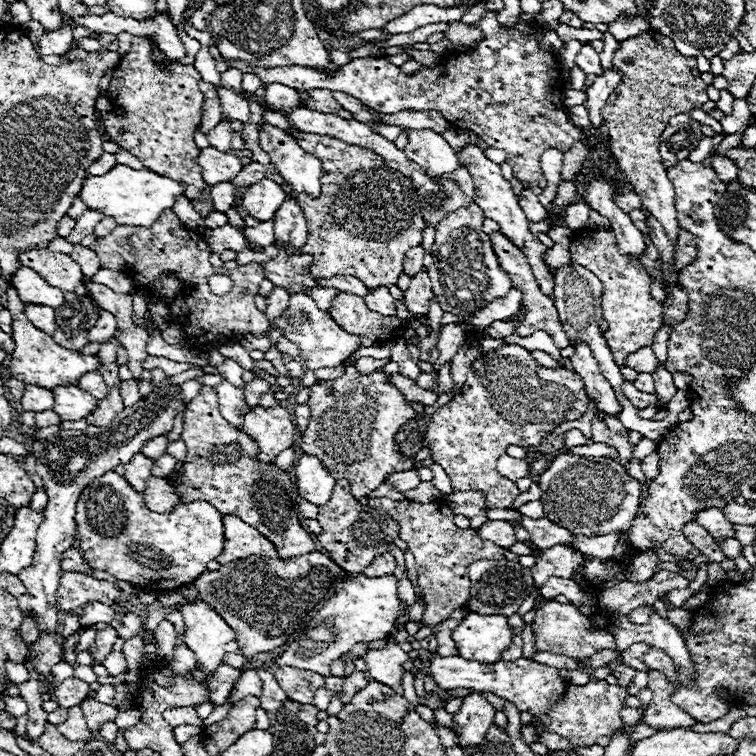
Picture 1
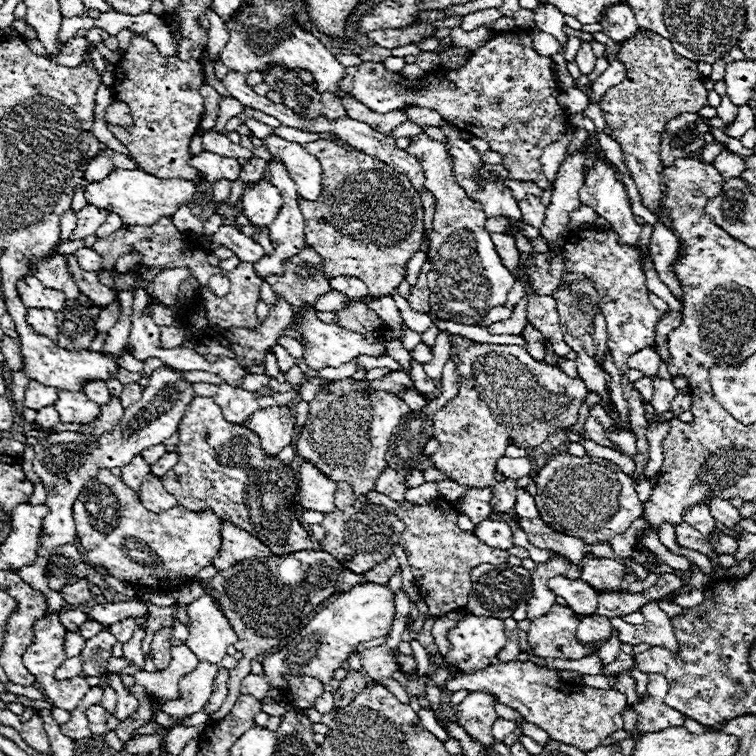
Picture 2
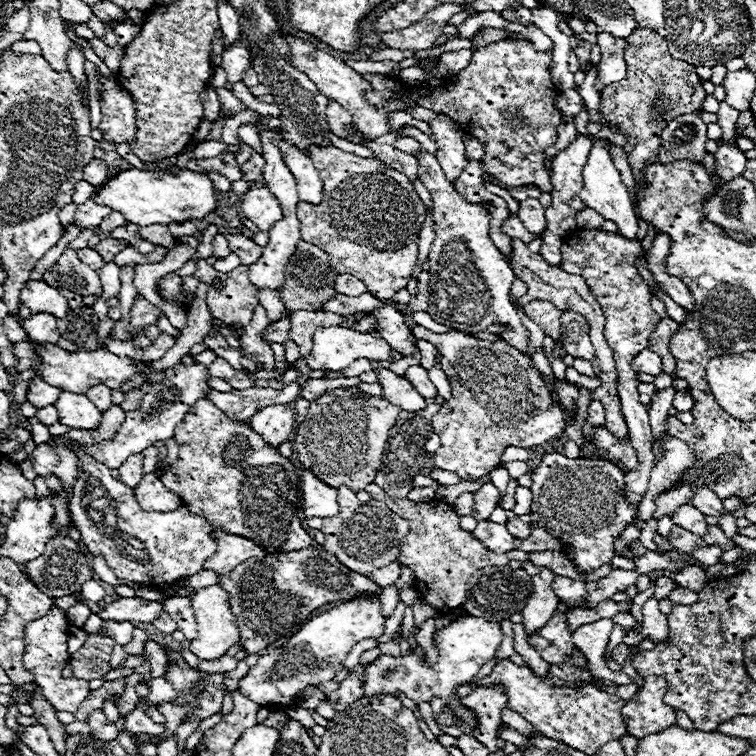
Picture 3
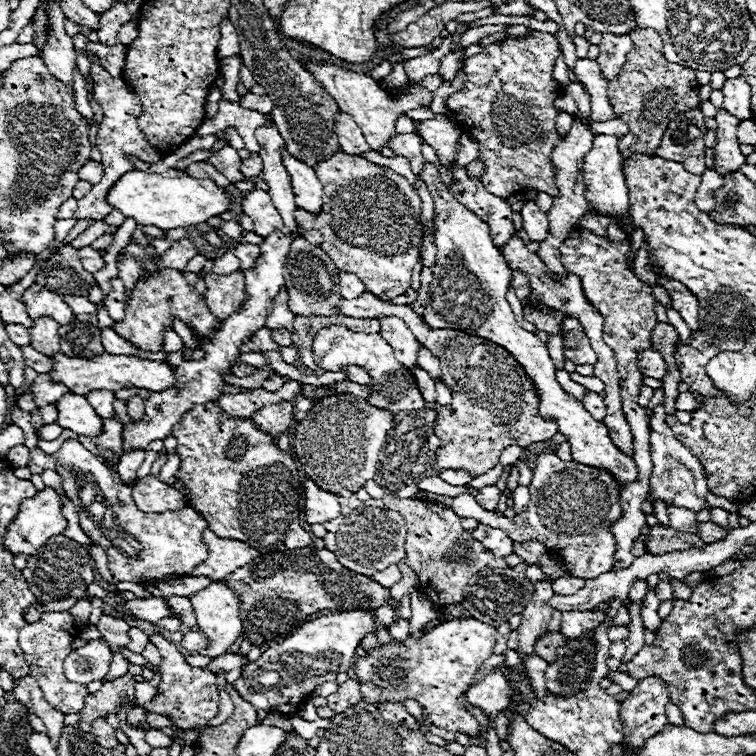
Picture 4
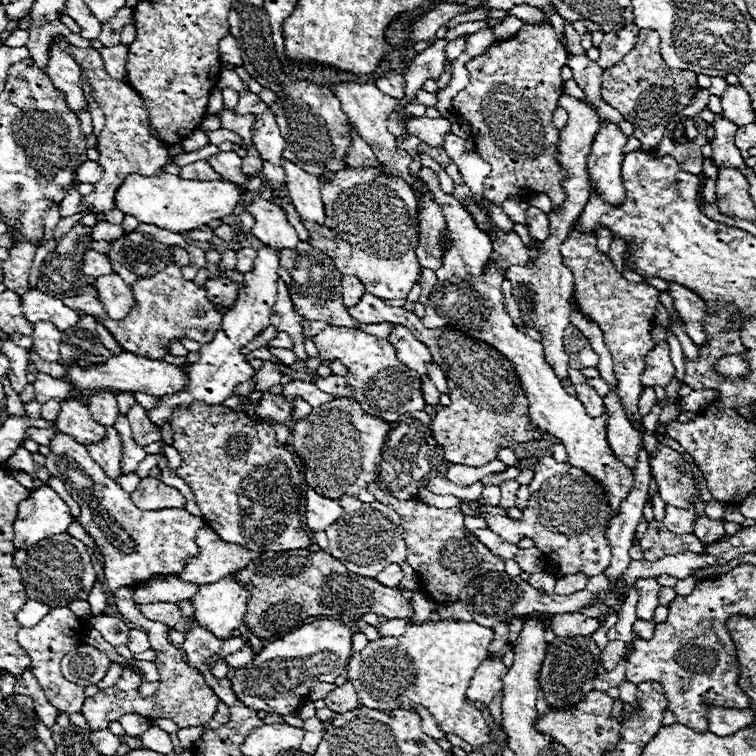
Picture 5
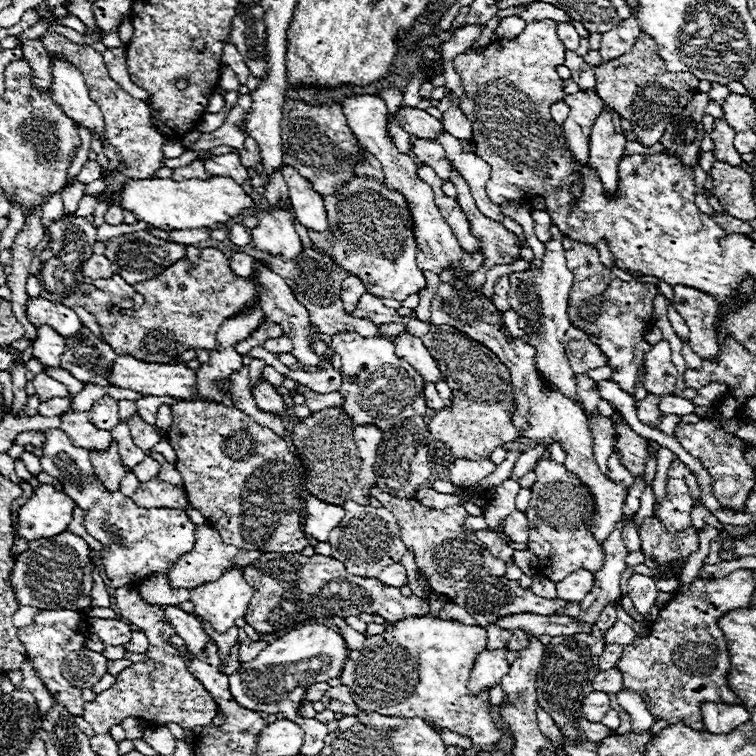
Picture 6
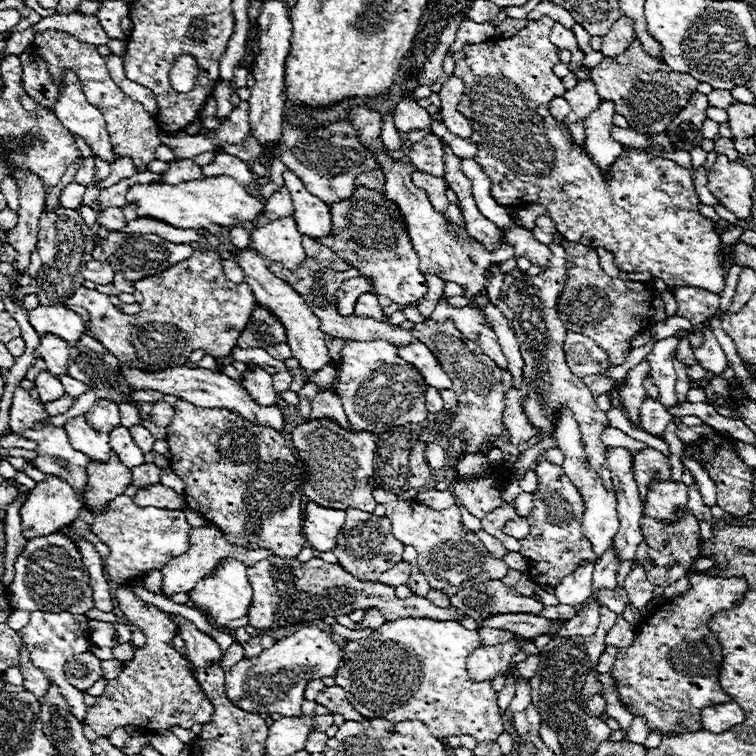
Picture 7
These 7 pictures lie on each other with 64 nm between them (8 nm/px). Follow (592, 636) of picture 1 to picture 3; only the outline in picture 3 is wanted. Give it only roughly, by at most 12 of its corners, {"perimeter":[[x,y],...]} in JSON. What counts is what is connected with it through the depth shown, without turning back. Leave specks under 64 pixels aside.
{"perimeter":[[566,616],[552,620],[528,642],[548,664],[574,650]]}

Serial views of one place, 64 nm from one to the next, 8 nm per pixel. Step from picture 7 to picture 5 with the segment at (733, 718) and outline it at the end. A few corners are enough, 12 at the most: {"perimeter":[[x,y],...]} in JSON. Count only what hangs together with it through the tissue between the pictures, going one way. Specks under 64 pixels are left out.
{"perimeter":[[706,706],[708,730],[734,734],[754,722],[750,708]]}

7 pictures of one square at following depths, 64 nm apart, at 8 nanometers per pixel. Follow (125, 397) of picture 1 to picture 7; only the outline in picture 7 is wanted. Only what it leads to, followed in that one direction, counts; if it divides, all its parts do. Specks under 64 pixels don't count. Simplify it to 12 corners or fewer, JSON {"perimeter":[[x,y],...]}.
{"perimeter":[[132,426],[140,450],[146,454],[152,450],[154,436],[144,426]]}

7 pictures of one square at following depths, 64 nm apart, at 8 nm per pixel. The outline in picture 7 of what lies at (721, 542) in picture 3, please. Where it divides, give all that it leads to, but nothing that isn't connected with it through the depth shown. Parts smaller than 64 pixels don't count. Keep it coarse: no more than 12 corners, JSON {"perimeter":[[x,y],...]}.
{"perimeter":[[698,482],[688,486],[688,508],[698,520],[712,522],[714,516],[700,496]]}

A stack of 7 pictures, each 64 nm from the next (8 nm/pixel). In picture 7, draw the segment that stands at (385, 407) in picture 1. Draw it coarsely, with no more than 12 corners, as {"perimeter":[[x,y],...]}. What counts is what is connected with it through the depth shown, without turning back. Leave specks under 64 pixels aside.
{"perimeter":[[310,420],[292,432],[304,494],[372,512],[376,436]]}

